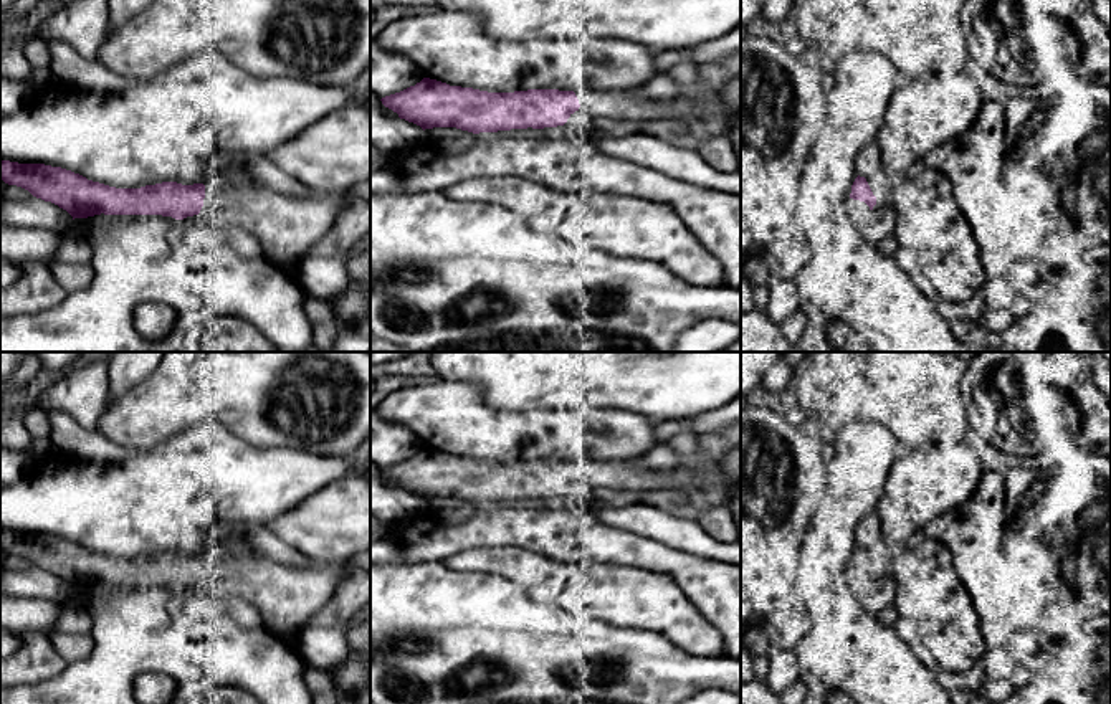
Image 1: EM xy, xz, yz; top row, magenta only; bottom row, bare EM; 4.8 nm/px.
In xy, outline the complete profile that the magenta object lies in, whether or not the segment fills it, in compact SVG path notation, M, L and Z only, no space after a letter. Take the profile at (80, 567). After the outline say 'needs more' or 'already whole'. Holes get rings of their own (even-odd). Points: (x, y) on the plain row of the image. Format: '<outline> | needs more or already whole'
M0 530L0 549L66 580L73 590L94 585L198 587L223 598L253 603L261 626L293 641L308 626L319 603L332 597L342 578L341 564L291 567L266 555L231 554L213 545L203 554L162 552L116 559L61 537Z | needs more

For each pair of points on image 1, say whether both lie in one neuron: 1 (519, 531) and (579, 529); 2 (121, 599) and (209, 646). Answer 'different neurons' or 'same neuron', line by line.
1: same neuron
2: same neuron

